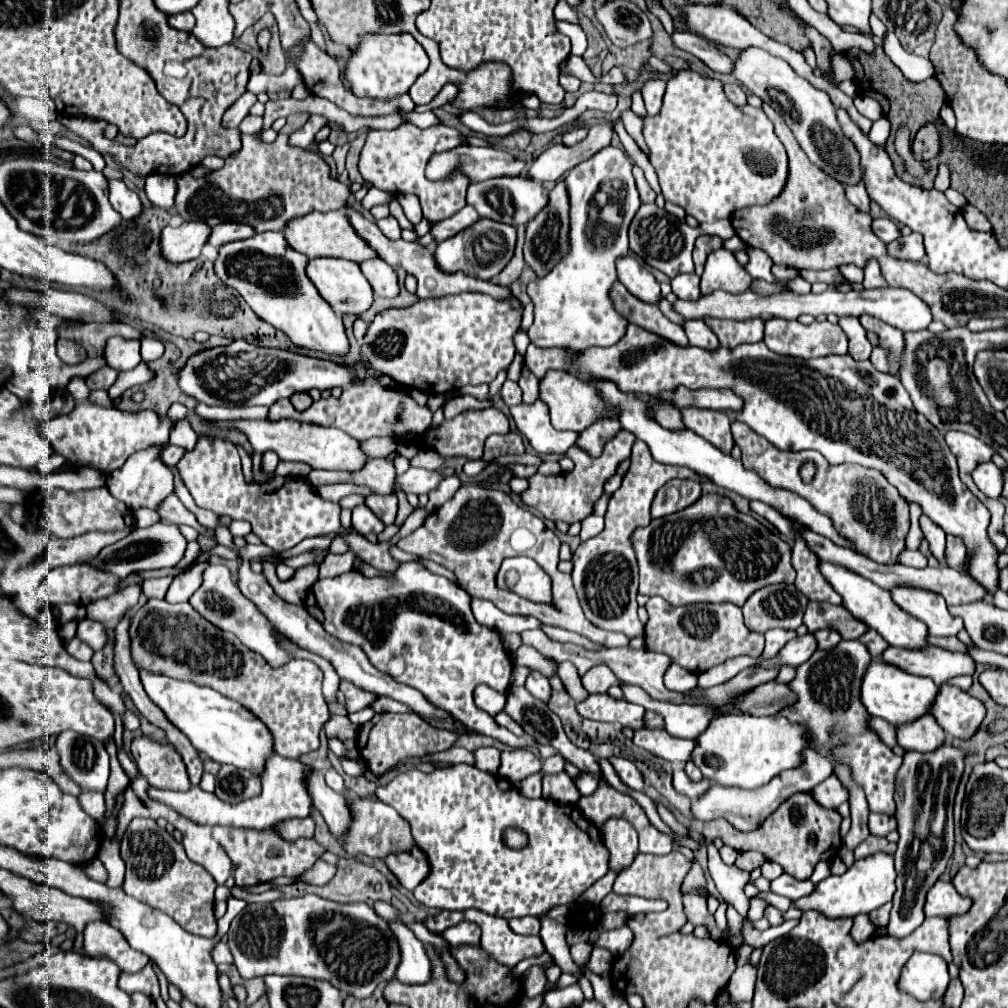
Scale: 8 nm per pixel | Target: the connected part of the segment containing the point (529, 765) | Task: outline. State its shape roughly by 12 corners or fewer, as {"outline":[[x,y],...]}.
{"outline":[[504,750],[498,774],[518,782],[522,774],[540,770],[528,750]]}

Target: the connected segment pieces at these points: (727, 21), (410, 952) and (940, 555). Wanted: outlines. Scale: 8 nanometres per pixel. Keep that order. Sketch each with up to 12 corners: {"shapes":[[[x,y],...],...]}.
{"shapes":[[[686,6],[690,30],[732,48],[756,46],[826,90],[862,130],[854,100],[816,76],[800,52],[764,36],[732,8]],[[388,922],[400,946],[396,978],[424,984],[430,962],[424,944],[404,926]],[[920,516],[920,528],[930,552],[946,566],[946,534]]]}

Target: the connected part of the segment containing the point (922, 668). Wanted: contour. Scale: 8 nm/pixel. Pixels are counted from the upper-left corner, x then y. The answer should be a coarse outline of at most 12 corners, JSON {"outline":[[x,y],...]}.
{"outline":[[938,646],[888,648],[892,662],[938,686],[972,676],[976,662],[966,652]]}

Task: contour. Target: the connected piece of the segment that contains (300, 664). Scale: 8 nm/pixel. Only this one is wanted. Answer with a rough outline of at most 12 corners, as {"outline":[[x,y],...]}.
{"outline":[[148,600],[132,658],[240,702],[300,758],[330,718],[322,670],[272,670],[196,610]]}

